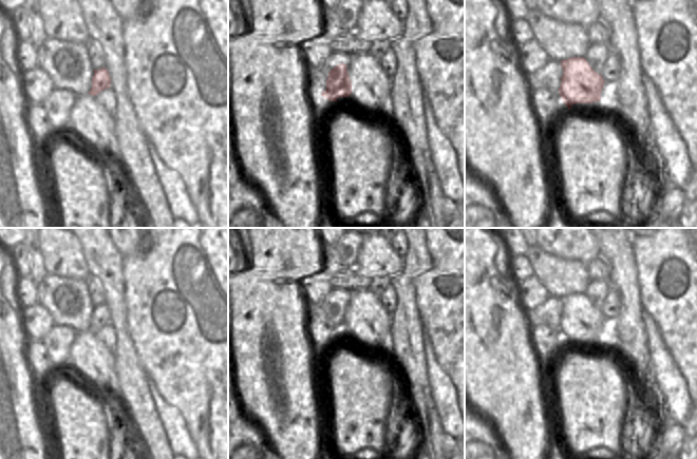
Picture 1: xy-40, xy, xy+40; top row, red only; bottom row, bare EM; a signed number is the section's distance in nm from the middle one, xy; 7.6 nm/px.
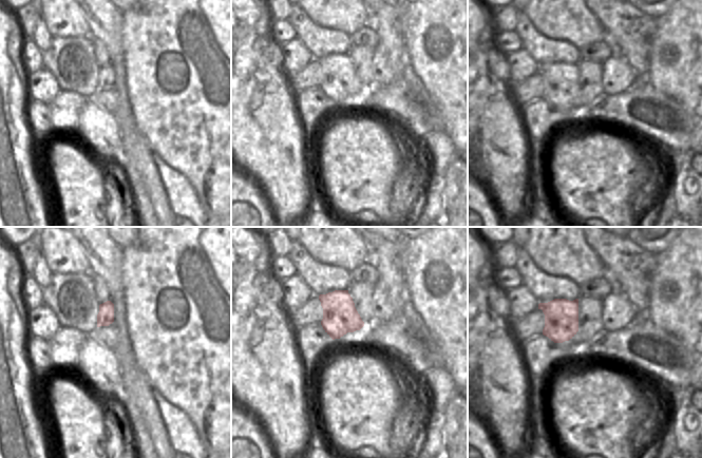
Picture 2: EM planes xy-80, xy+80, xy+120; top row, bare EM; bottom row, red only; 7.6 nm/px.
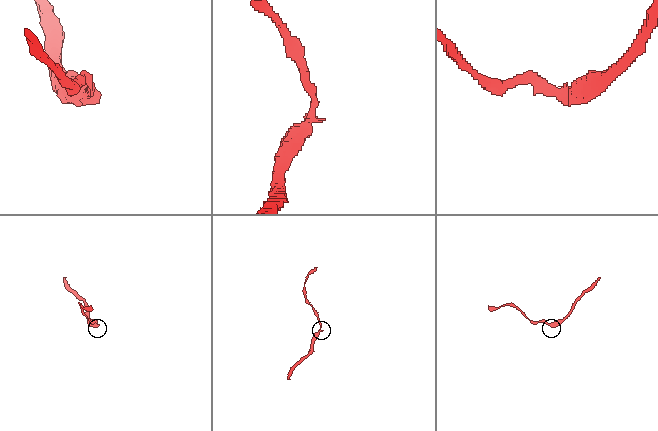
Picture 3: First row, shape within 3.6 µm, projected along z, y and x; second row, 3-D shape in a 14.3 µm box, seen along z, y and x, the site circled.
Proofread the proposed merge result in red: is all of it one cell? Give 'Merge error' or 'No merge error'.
Merge error

